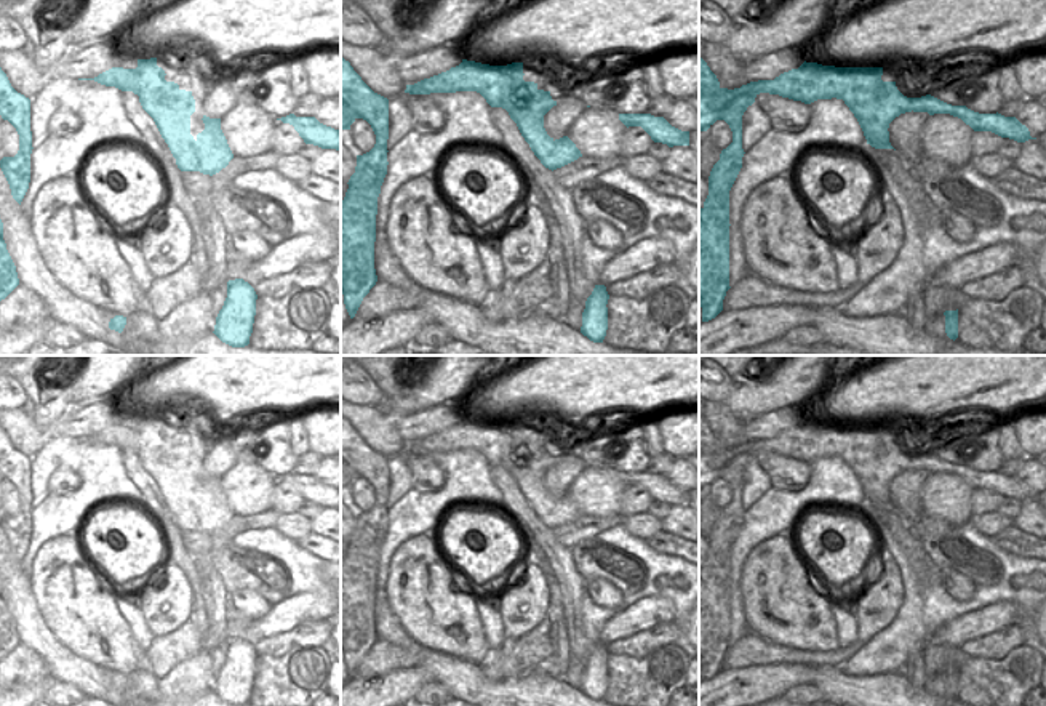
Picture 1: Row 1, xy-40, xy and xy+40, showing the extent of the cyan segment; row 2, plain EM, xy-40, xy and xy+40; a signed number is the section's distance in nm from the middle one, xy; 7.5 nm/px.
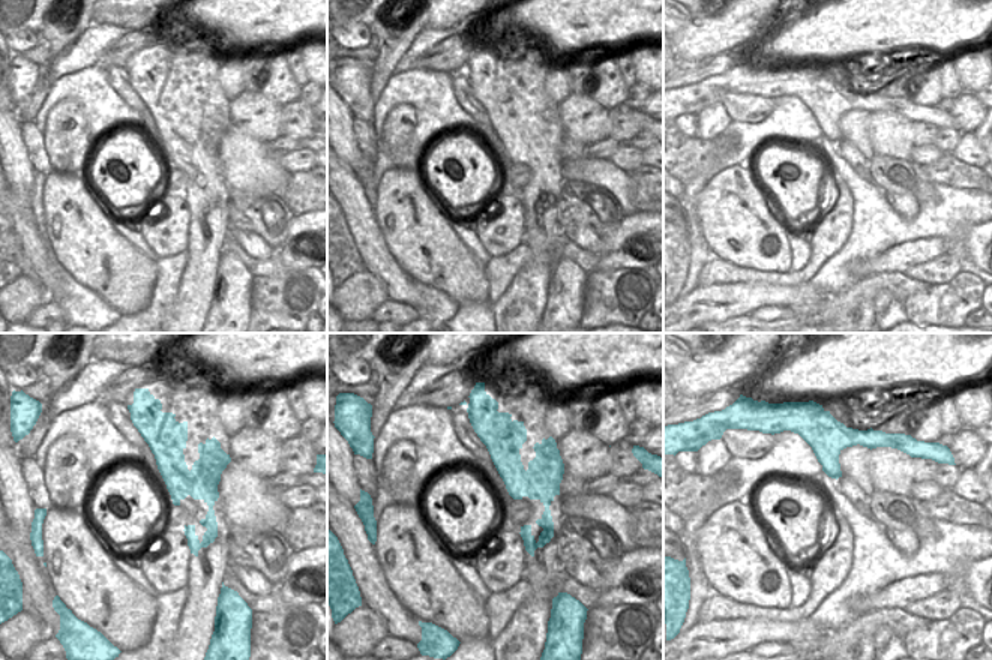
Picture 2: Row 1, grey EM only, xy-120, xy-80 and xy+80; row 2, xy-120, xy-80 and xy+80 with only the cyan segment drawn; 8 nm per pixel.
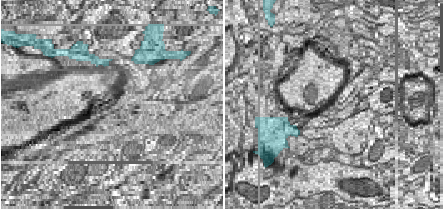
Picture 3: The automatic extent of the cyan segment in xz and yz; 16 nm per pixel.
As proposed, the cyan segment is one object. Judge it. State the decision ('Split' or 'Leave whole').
Split

